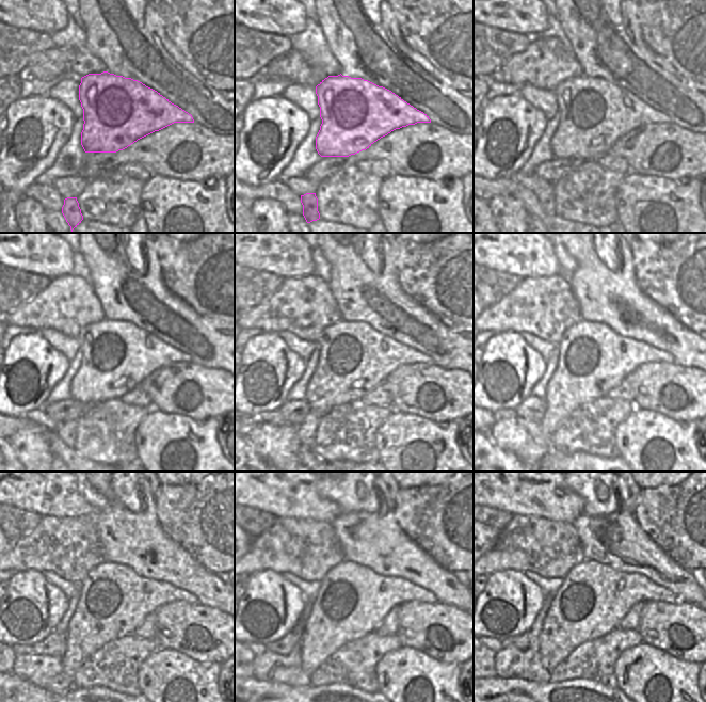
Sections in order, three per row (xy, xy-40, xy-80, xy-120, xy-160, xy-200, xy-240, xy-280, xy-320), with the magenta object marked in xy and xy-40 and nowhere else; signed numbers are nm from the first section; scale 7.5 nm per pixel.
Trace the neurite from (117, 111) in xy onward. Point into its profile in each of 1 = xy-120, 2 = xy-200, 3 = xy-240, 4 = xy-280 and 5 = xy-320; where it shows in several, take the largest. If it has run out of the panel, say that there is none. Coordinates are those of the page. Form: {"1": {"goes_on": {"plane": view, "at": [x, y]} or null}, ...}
{"1": {"goes_on": {"plane": "xy-120", "at": [117, 355]}}, "2": {"goes_on": {"plane": "xy-200", "at": [593, 360]}}, "3": {"goes_on": {"plane": "xy-240", "at": [114, 601]}}, "4": {"goes_on": {"plane": "xy-280", "at": [352, 601]}}, "5": {"goes_on": {"plane": "xy-320", "at": [593, 599]}}}

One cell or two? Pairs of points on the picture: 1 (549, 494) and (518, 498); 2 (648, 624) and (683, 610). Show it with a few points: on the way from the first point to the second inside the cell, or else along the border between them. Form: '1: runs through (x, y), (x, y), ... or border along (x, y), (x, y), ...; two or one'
1: runs through (542, 494), (526, 494); one
2: runs through (657, 624), (669, 624), (674, 619); one

